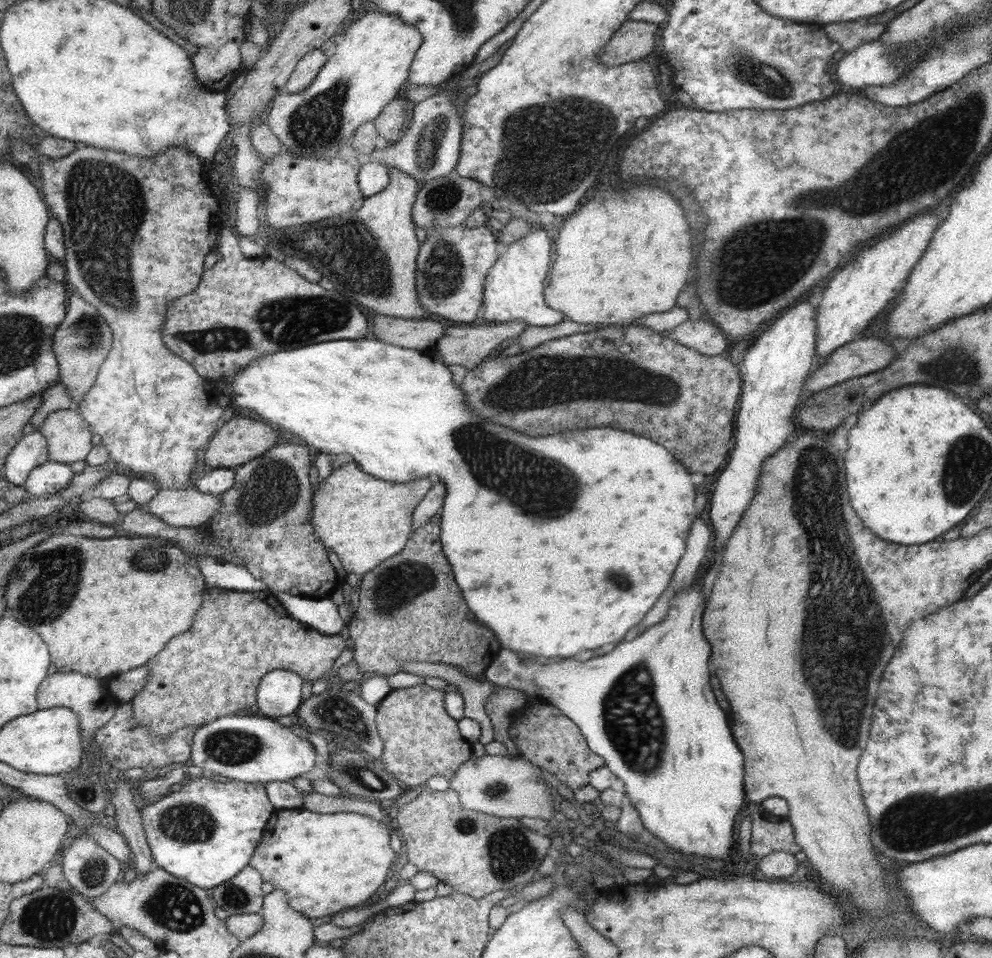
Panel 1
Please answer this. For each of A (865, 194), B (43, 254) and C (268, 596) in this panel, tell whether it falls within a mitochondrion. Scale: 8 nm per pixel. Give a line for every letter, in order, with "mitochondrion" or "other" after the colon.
A: mitochondrion
B: other
C: other

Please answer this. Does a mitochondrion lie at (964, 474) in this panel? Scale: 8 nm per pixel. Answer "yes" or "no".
yes

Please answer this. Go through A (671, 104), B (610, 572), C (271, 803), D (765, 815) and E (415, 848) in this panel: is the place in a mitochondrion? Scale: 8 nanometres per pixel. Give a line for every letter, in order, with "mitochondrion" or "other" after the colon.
A: other
B: mitochondrion
C: other
D: other
E: other

